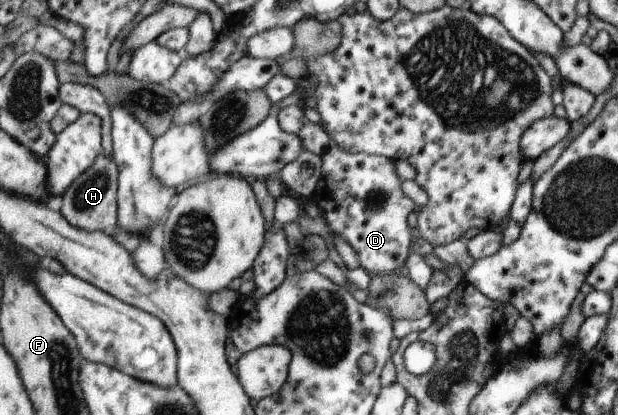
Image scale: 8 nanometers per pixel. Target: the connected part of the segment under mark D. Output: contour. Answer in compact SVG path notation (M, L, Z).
M305 122L296 136L301 140L304 151L320 157L322 176L318 181L318 192L312 200L324 217L331 236L333 234L343 238L355 252L358 265L369 276L393 273L393 270L401 268L411 246L411 228L407 224L407 214L413 210L414 203L404 196L400 188L401 182L394 172L393 160L378 155L346 152L331 141L321 126L309 122Z

